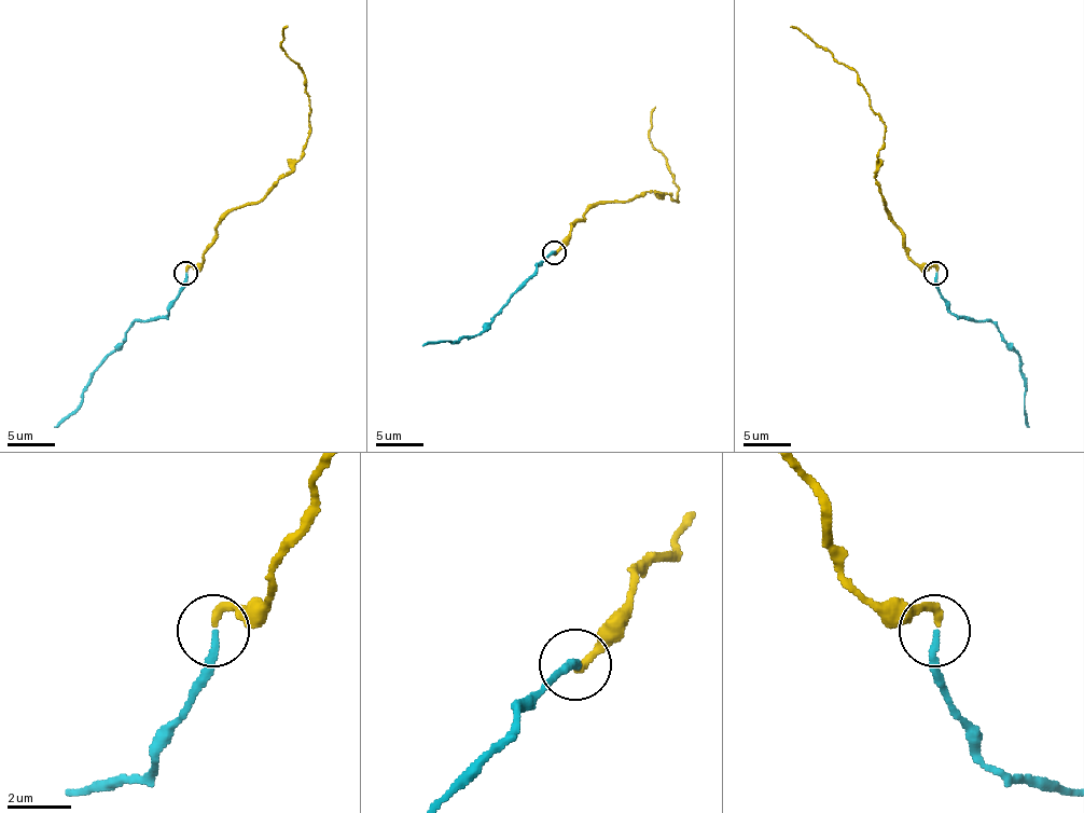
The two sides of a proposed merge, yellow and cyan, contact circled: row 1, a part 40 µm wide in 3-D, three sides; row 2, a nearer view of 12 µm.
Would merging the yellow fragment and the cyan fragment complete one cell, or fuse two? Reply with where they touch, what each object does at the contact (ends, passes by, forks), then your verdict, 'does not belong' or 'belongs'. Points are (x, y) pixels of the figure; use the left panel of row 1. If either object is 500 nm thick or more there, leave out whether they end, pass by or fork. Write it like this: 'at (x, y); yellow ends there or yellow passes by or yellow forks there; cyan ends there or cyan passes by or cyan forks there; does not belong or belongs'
at (185, 273); yellow ends there; cyan ends there; belongs

